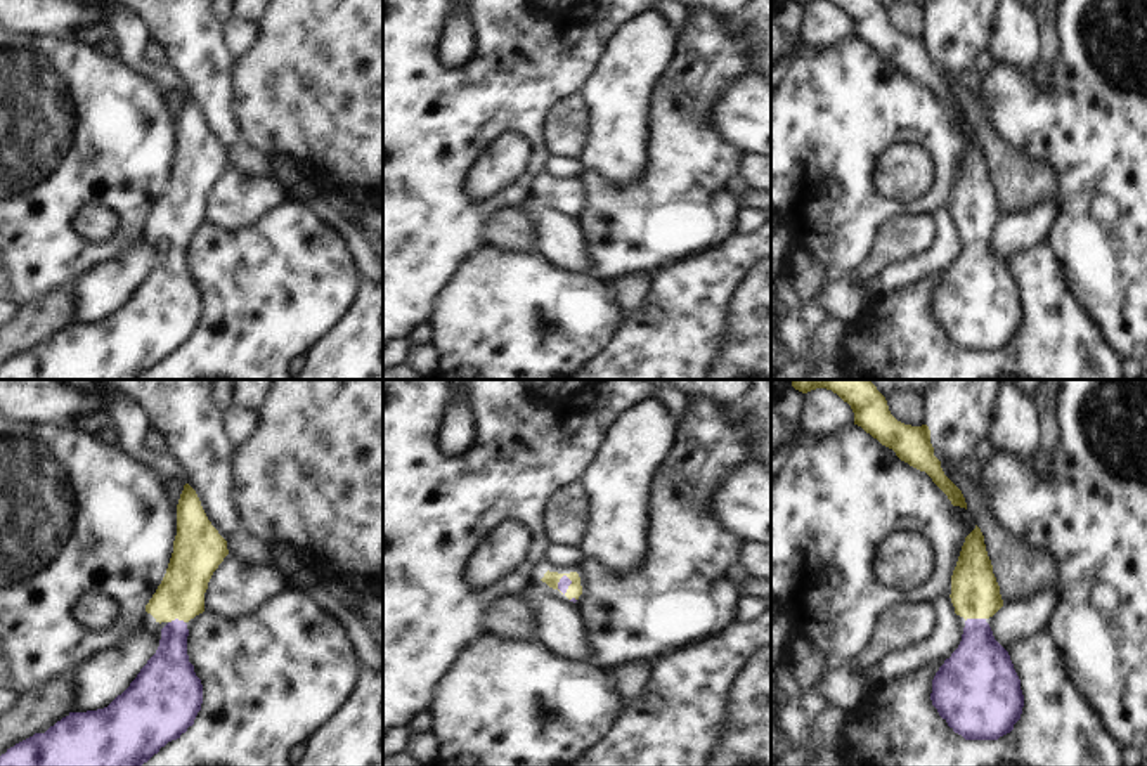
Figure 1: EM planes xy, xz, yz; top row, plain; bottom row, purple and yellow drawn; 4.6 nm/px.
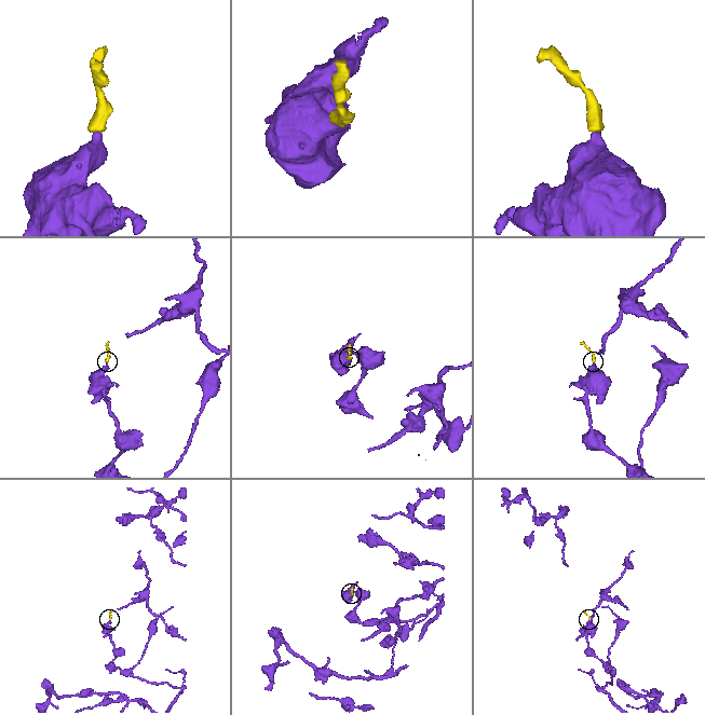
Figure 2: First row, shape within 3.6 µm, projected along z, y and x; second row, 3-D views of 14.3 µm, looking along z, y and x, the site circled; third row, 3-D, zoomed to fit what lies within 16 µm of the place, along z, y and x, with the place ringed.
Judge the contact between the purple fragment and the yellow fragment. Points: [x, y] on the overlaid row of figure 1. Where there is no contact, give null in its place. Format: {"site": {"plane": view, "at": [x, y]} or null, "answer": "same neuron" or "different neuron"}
{"site": {"plane": "yz", "at": [974, 619]}, "answer": "same neuron"}

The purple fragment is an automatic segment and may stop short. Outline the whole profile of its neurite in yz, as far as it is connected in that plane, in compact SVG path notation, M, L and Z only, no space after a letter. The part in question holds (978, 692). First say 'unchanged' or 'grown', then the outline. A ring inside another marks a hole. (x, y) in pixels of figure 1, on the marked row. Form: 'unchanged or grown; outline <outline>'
grown; outline M977 525L962 546L951 575L949 598L955 613L965 619L965 627L958 648L944 660L932 679L932 705L948 726L965 740L998 740L1010 733L1021 719L1024 695L1008 652L995 639L986 622L1003 607L1003 600L984 536Z

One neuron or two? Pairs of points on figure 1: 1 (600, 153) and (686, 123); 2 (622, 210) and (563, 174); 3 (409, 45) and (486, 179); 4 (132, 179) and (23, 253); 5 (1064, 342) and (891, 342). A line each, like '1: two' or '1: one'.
1: two
2: two
3: two
4: one
5: one

